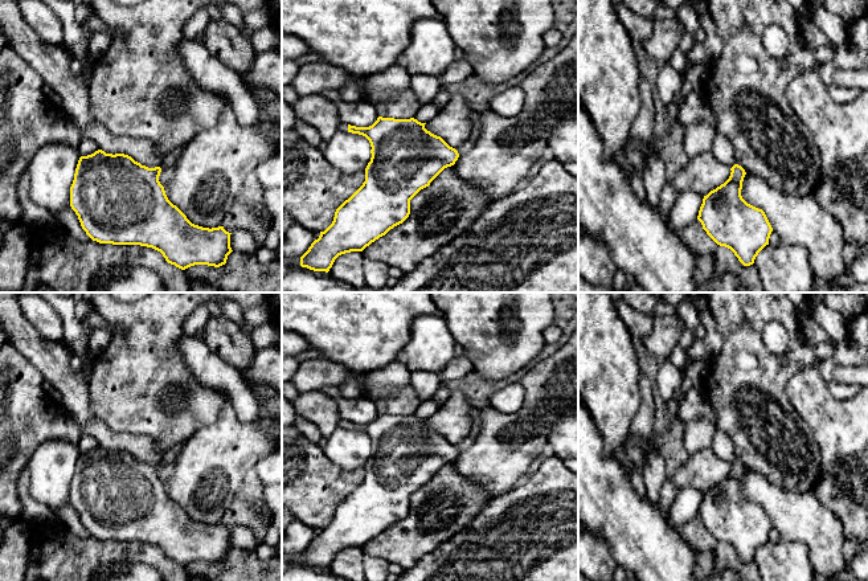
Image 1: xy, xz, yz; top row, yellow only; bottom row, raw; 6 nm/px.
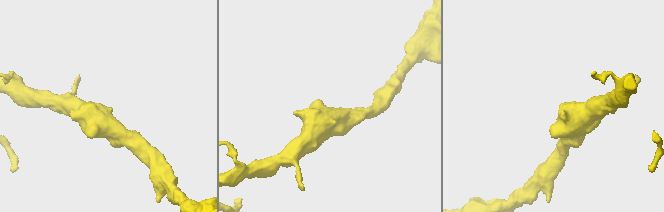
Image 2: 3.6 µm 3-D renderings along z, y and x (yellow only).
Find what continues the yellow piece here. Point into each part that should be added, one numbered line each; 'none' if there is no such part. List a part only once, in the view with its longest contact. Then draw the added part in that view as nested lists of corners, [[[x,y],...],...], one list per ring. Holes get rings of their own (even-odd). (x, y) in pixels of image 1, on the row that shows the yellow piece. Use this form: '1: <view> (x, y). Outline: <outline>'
1: xy (170, 160). Outline: [[[181,144],[180,147],[176,147],[172,152],[169,152],[161,161],[160,168],[161,171],[173,167],[179,156],[183,154],[187,144]]]

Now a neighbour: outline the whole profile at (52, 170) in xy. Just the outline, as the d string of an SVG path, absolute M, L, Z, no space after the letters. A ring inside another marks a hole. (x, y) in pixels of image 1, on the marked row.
M49 143L34 154L26 169L30 200L58 213L70 206L70 187L81 155L66 143Z

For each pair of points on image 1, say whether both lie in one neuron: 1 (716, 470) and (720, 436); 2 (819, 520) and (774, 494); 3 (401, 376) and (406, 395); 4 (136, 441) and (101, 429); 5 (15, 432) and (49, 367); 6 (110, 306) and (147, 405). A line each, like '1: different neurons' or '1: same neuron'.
1: different neurons
2: same neuron
3: different neurons
4: same neuron
5: different neurons
6: same neuron

